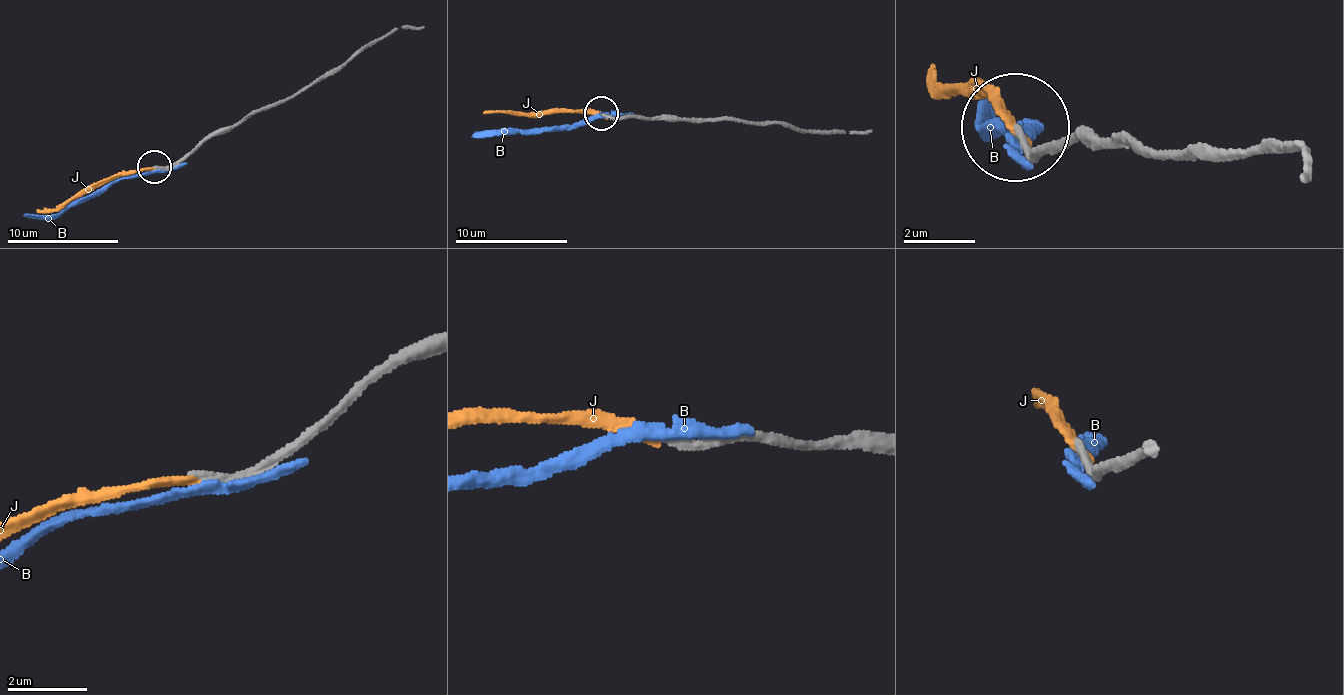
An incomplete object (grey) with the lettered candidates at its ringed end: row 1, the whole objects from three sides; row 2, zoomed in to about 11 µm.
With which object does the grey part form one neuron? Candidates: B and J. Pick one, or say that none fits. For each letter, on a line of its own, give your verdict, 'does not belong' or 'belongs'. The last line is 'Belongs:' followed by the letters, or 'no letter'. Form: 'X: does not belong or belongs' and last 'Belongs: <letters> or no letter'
B: does not belong
J: does not belong
Belongs: no letter

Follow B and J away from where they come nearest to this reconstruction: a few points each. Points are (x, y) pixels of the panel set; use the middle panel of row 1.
B: (615, 116), (471, 137)
J: (603, 115), (548, 110), (484, 112)

